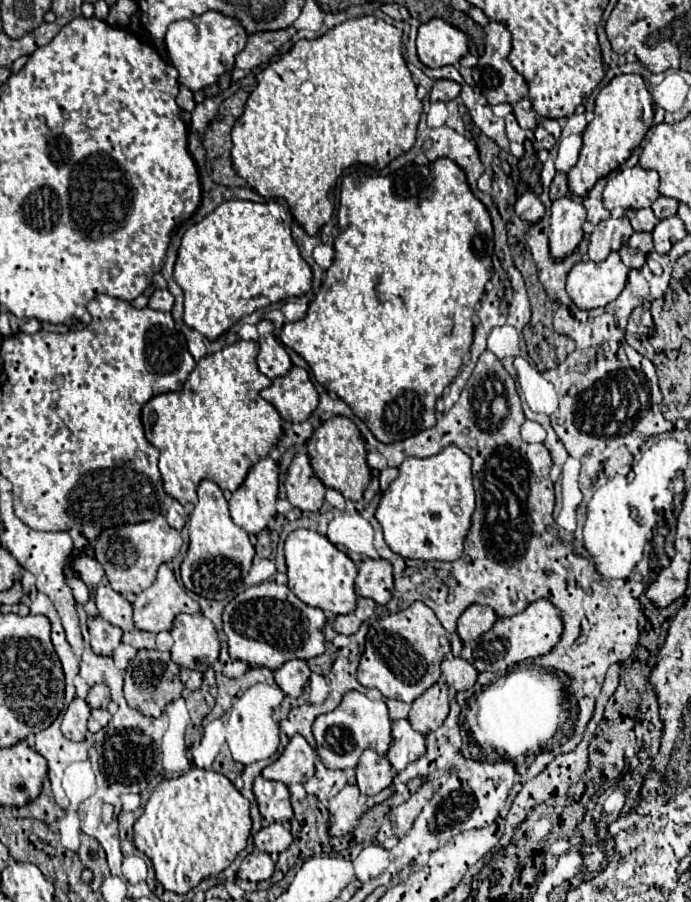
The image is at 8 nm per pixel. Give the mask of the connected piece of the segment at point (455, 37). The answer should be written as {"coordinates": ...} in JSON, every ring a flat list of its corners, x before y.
{"coordinates":[[434,18,418,28,418,58,428,68,456,66,468,54,468,38,448,22]]}

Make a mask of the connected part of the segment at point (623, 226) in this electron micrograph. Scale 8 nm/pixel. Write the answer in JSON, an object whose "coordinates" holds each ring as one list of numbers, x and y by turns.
{"coordinates":[[626,216,602,220,590,236,590,244,588,244,590,260,602,262,612,250,620,250,620,246,624,246,632,234,634,230]]}

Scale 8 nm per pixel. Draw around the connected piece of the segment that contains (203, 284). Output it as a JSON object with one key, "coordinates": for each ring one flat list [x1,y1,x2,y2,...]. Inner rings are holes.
{"coordinates":[[228,200,210,212,202,222,190,226,182,236,174,266,174,280,184,290,184,324,198,330,208,340,216,340,222,332,254,310,284,298,304,296,312,288,312,270,292,240,293,223,291,215,277,201]]}

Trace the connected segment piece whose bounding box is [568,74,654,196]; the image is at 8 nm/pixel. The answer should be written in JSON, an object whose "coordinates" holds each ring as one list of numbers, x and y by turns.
{"coordinates":[[624,74,622,78,612,78,596,96,594,120,586,126,582,138,584,146,576,166,568,172,570,192,576,196,586,196,586,192,600,180,630,158,632,150,640,146,654,118,652,92,640,74]]}

